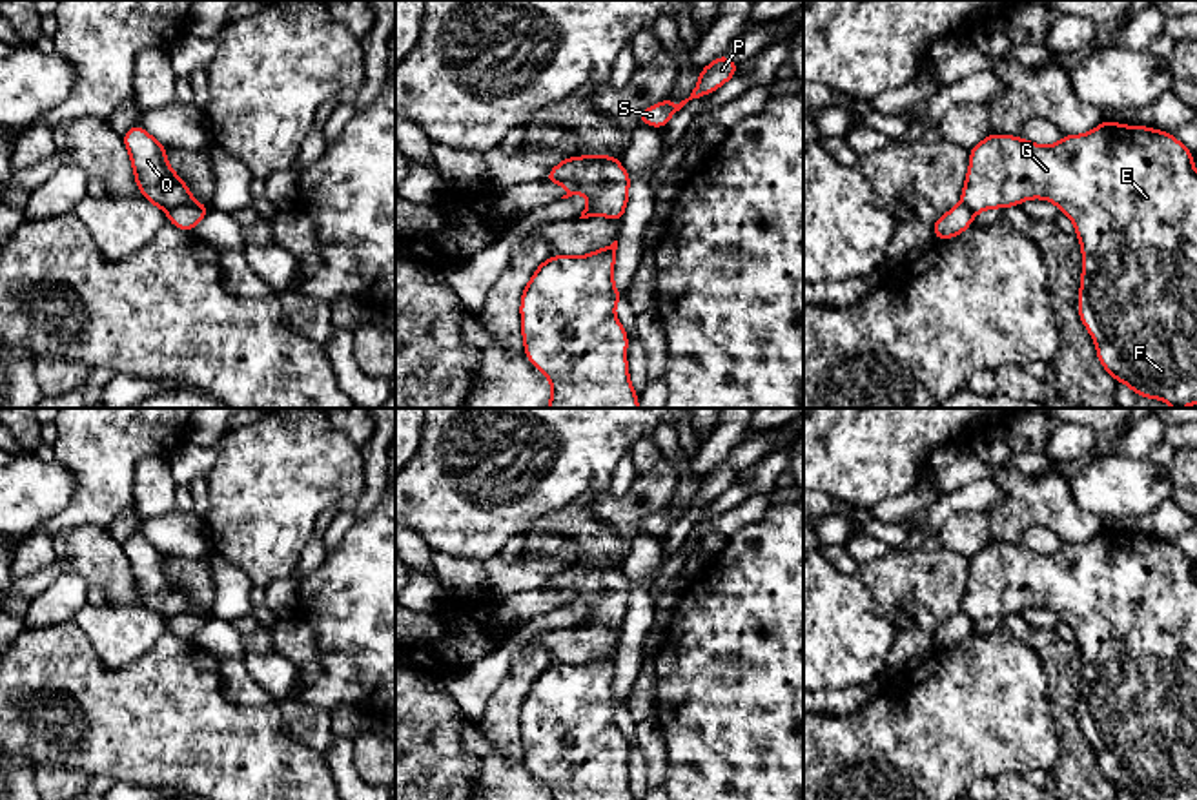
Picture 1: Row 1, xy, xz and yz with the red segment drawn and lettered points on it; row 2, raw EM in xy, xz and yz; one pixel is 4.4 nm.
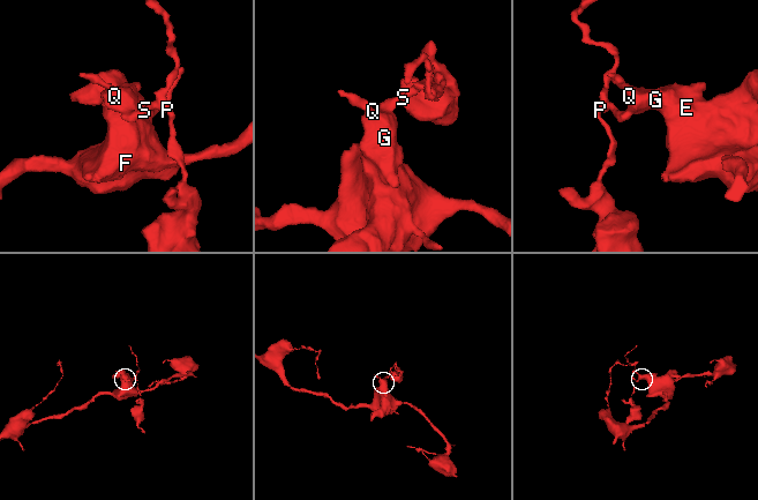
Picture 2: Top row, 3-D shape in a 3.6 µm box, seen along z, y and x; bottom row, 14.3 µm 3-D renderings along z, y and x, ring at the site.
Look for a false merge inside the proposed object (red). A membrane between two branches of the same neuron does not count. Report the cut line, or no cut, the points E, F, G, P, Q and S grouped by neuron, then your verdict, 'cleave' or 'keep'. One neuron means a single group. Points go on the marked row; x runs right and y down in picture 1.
cut in xy along (210, 205), (179, 205), (168, 212); E F G Q / P S; cleave

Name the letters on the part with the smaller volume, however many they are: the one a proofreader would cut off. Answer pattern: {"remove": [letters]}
{"remove": ["P", "S"]}

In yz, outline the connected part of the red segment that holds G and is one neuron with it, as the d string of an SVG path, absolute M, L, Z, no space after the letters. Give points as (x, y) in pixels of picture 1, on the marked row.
M1113 118L1086 135L1062 135L1055 146L1038 146L1022 137L989 133L969 149L969 169L962 188L962 204L973 213L995 208L1020 206L1026 199L1046 199L1068 215L1082 248L1082 277L1079 290L1079 317L1097 346L1097 361L1117 383L1126 383L1135 395L1162 399L1173 408L1197 405L1197 171L1193 153L1170 131L1146 126L1120 126Z

